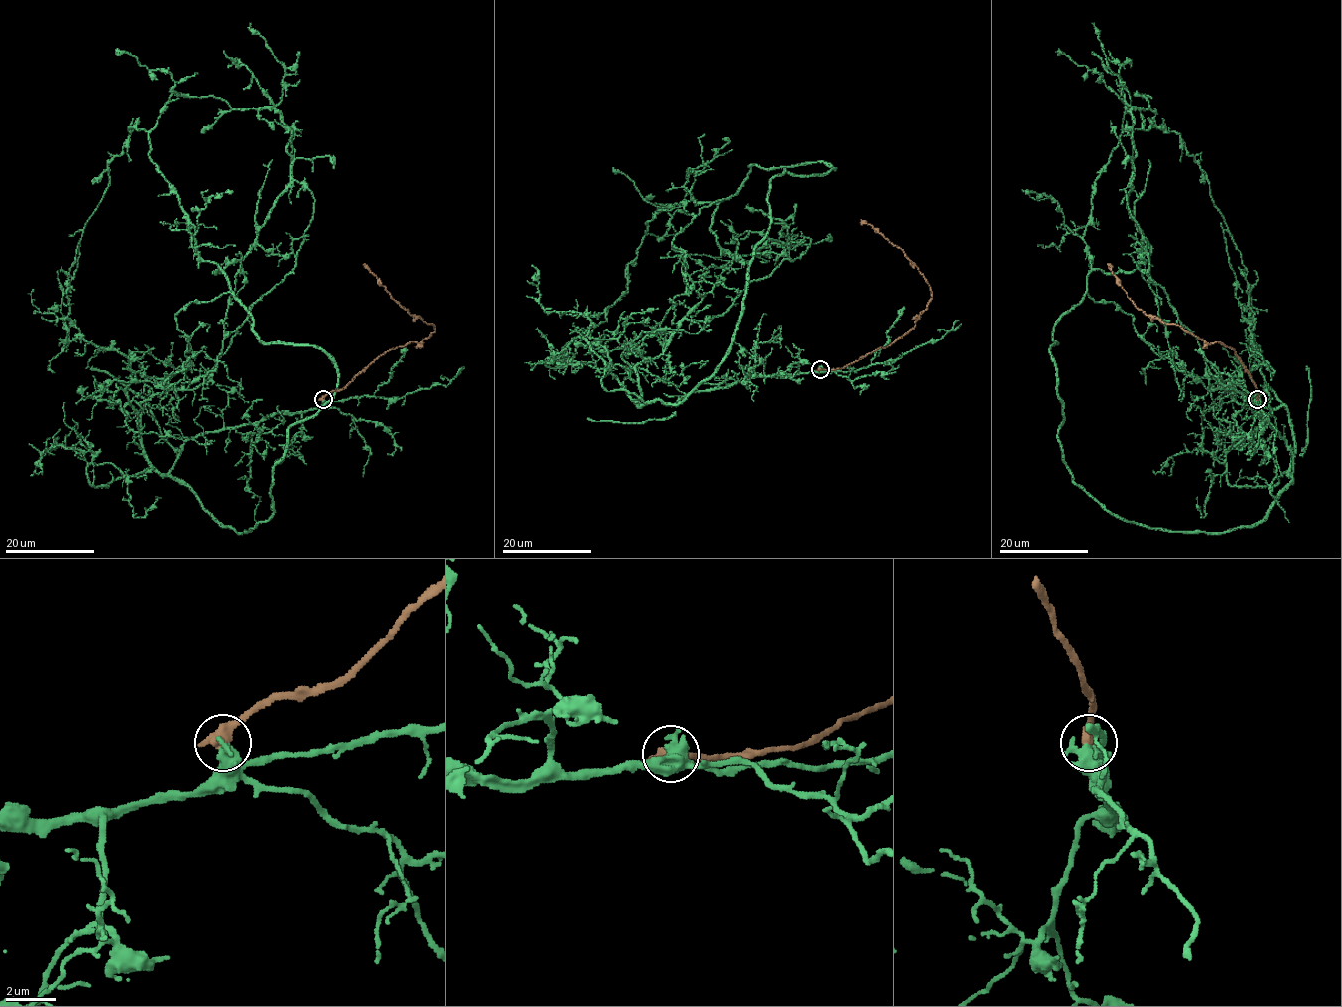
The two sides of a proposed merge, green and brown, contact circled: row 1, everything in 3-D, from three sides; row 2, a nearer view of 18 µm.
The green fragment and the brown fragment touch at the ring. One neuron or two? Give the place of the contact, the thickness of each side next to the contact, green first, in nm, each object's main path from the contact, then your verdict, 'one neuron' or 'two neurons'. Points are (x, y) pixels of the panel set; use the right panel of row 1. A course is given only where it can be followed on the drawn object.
place (1257, 399); calibres 600 and 500 nm; course green (1257, 399), (1292, 472), (1207, 175), (1178, 134), (1123, 130), (1125, 104), (1055, 52); course brown (1257, 399), (1257, 388), (1233, 349), (1220, 341), (1206, 343), (1175, 325), (1148, 317), (1127, 296), (1107, 264); two neurons

